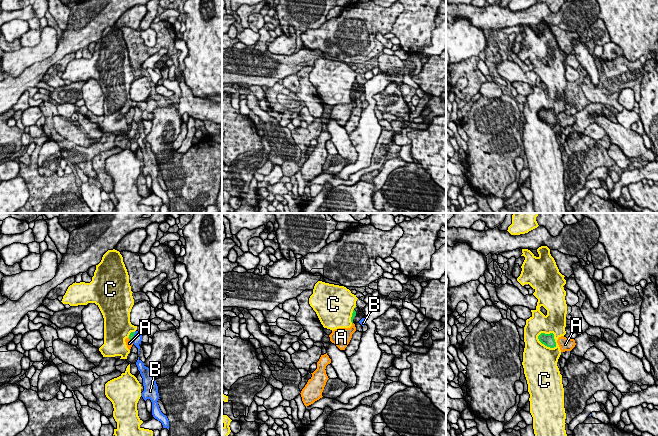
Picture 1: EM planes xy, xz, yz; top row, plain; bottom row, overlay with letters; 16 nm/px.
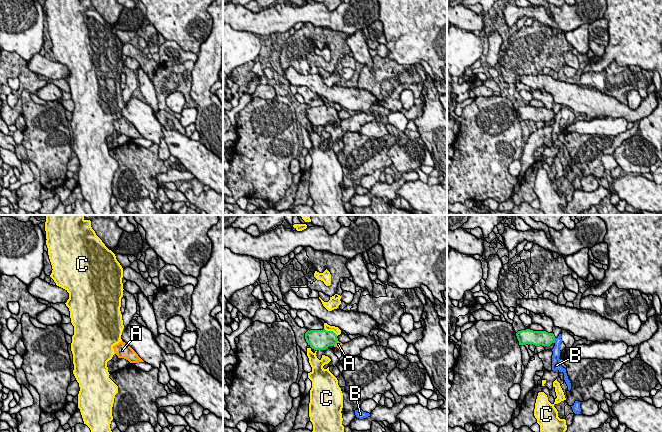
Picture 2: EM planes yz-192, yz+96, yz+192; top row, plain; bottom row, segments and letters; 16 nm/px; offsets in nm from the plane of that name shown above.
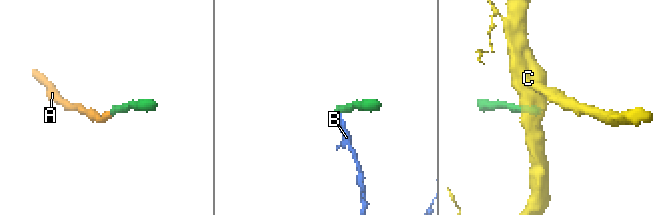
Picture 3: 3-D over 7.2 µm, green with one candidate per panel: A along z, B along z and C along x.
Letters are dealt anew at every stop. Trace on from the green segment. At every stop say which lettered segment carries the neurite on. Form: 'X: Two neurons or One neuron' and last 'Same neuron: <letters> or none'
A: One neuron
B: Two neurons
C: Two neurons
Same neuron: A

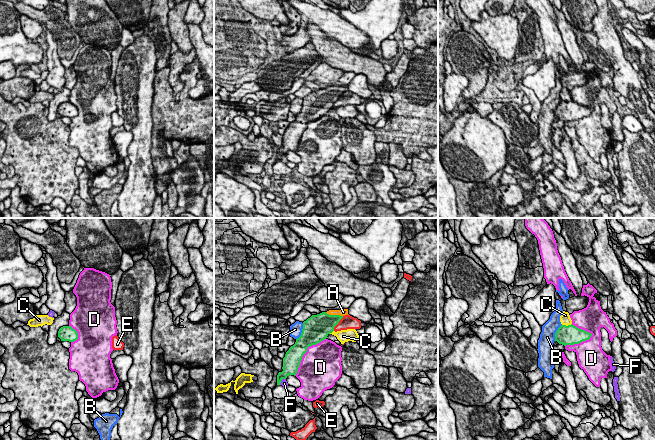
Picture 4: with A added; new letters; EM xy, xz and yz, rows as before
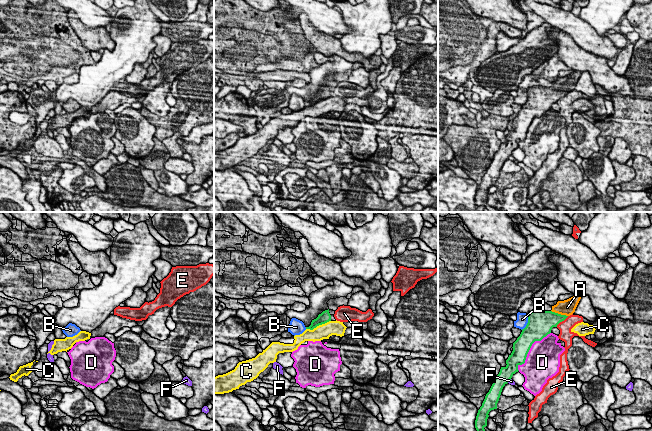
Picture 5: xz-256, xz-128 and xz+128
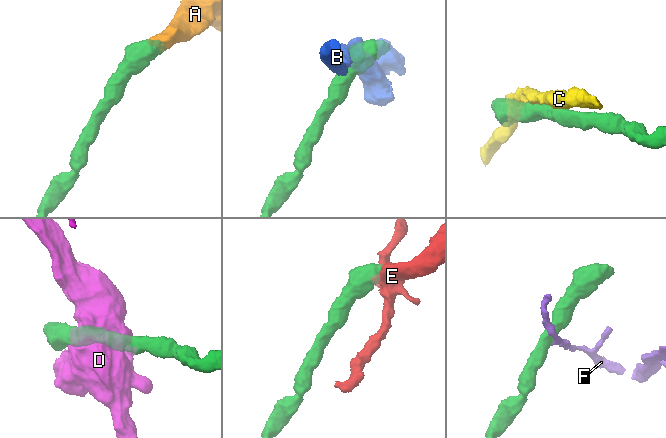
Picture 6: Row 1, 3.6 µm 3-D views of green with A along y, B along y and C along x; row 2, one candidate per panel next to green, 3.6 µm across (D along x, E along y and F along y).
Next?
A: One neuron
B: Two neurons
C: Two neurons
D: Two neurons
E: Two neurons
F: Two neurons
Same neuron: A

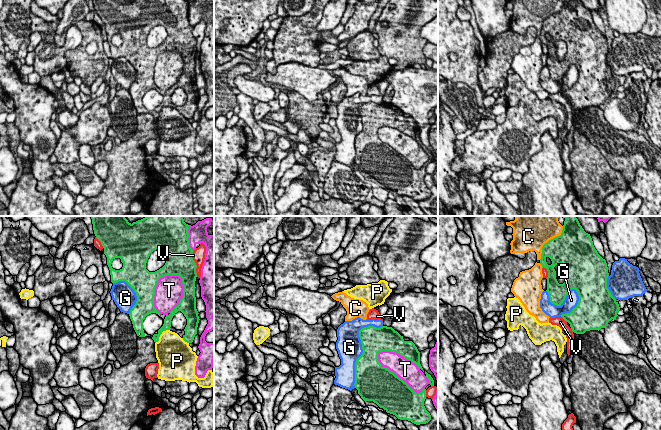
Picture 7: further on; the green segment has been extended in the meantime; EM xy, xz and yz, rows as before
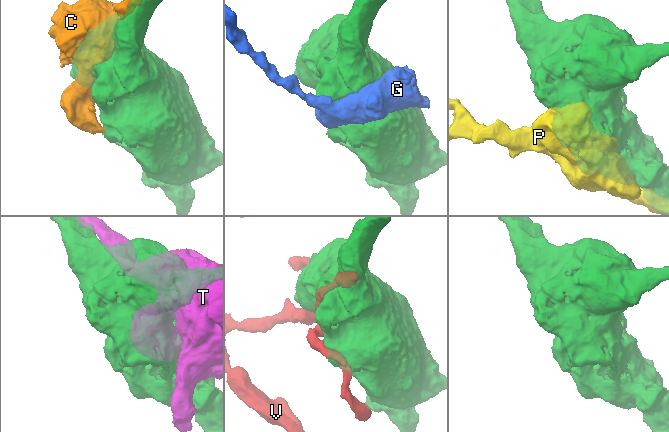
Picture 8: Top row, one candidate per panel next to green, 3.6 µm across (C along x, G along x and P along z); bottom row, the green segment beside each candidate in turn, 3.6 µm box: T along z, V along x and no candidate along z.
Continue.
C: Two neurons
G: Two neurons
P: Two neurons
T: Two neurons
V: Two neurons
Same neuron: none

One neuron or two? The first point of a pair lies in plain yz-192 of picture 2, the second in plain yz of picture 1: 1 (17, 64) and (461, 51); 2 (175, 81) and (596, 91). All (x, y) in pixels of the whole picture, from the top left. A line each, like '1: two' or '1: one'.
1: two
2: one

